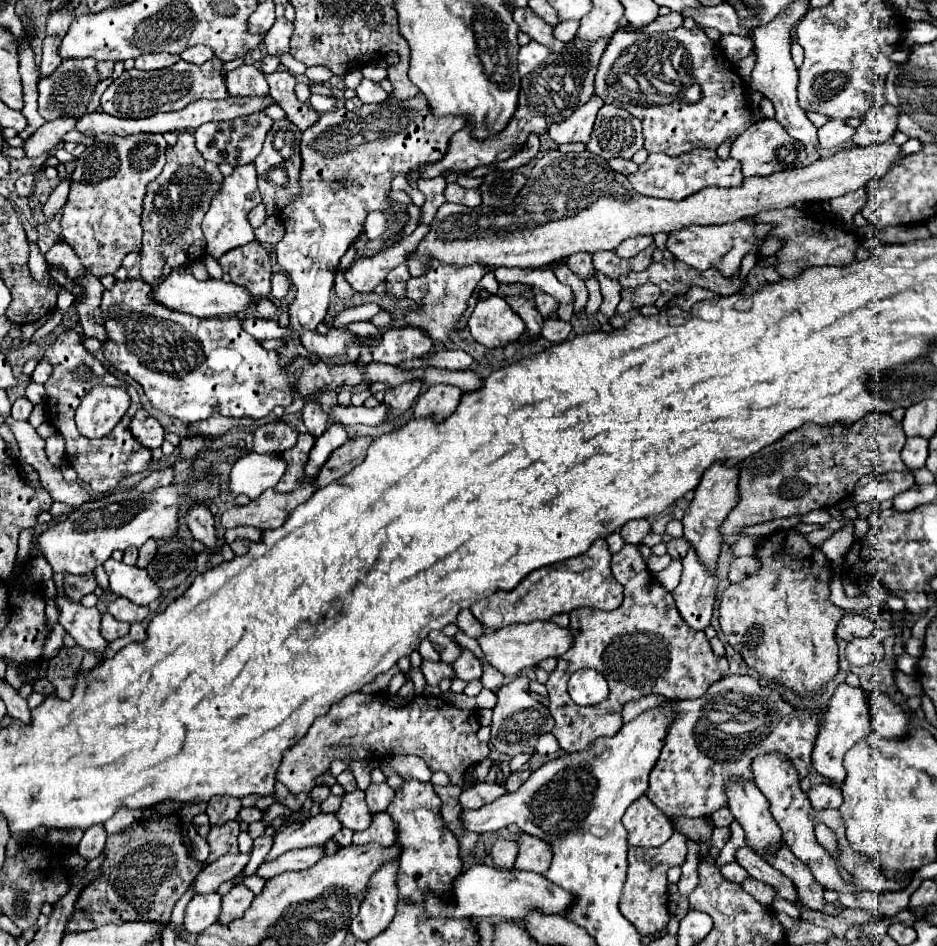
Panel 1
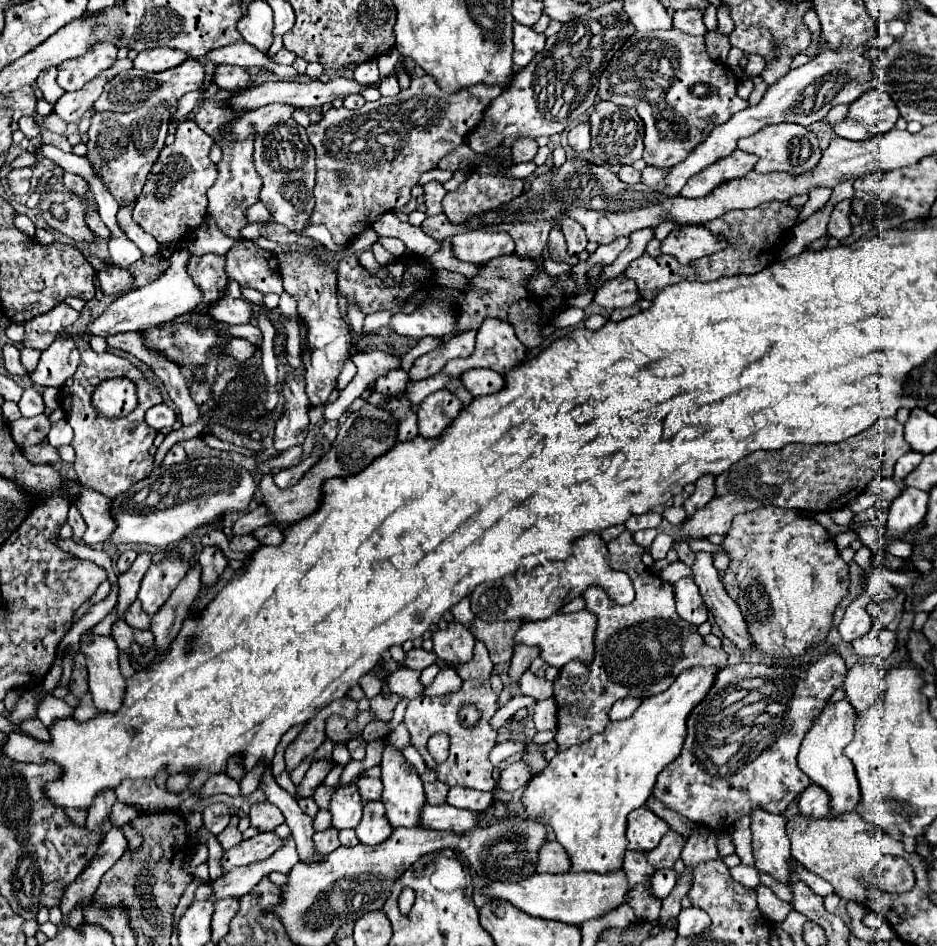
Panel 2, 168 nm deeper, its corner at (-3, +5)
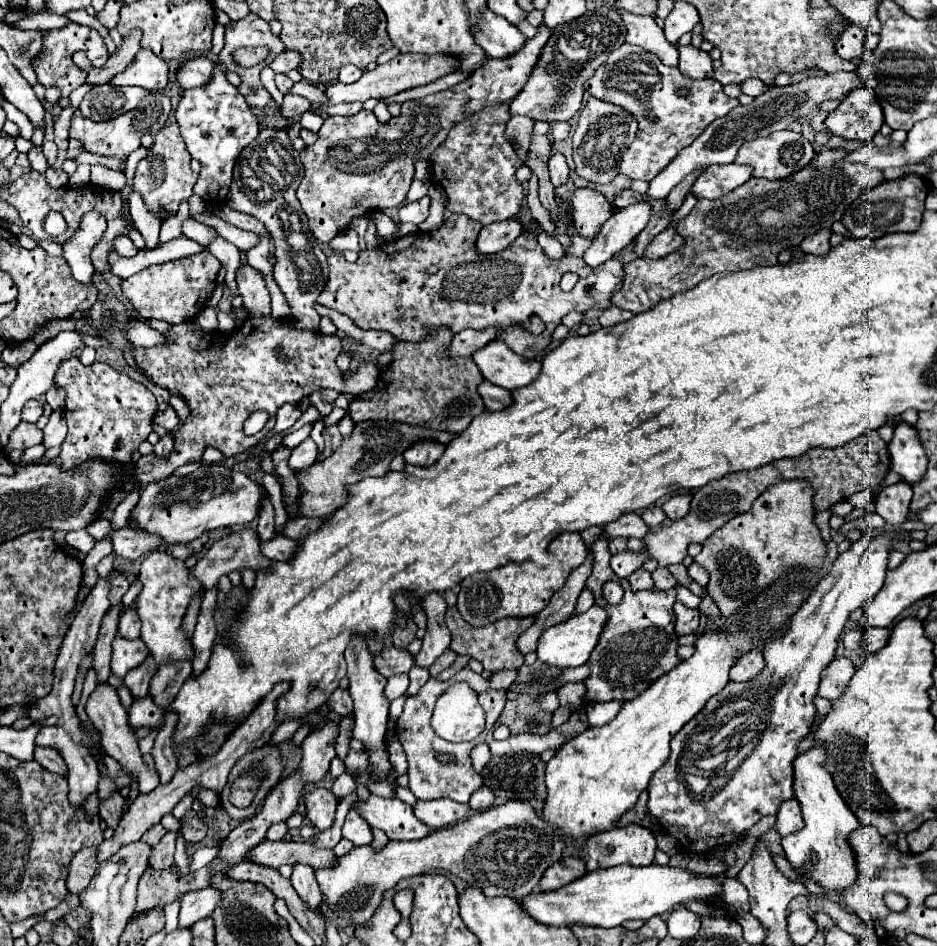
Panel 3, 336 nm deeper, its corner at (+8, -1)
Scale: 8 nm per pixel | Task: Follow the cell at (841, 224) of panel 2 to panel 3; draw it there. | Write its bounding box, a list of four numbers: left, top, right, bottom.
[799,230,831,256]

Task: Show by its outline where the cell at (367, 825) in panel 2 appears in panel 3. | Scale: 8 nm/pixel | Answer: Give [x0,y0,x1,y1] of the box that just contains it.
[343,810,373,846]

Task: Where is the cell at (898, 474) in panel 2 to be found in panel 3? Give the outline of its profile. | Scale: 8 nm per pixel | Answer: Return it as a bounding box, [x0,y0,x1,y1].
[875,480,913,528]

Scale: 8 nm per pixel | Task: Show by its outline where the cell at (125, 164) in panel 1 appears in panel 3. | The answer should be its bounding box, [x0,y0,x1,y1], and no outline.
[69,92,171,162]

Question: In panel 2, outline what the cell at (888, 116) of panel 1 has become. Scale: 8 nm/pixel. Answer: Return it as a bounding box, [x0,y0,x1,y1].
[832,88,900,140]

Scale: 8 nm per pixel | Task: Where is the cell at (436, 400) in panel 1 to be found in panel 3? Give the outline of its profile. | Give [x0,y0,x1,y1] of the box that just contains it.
[403,442,445,466]

